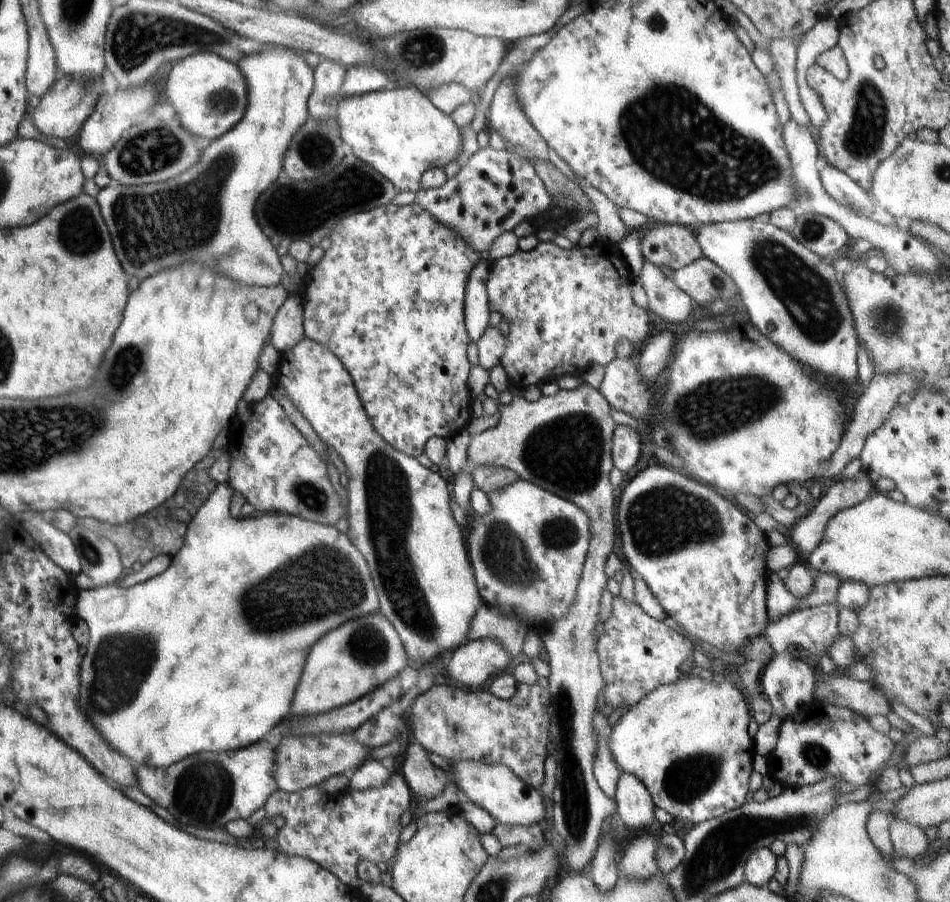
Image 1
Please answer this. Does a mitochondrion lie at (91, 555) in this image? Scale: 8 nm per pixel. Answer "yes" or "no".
yes

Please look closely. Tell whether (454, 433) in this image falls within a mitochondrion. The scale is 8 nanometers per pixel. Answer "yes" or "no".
no

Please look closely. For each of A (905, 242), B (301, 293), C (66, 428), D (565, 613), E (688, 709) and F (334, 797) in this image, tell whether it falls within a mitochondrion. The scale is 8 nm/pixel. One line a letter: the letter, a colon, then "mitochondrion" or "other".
A: other
B: other
C: mitochondrion
D: other
E: other
F: other

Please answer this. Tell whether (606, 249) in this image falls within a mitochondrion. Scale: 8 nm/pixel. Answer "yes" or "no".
no

